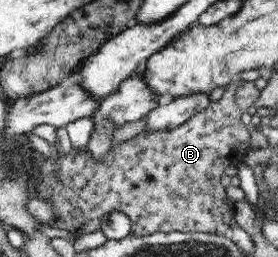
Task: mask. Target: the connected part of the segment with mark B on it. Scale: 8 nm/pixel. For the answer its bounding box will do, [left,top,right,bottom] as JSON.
[38,78,260,237]

